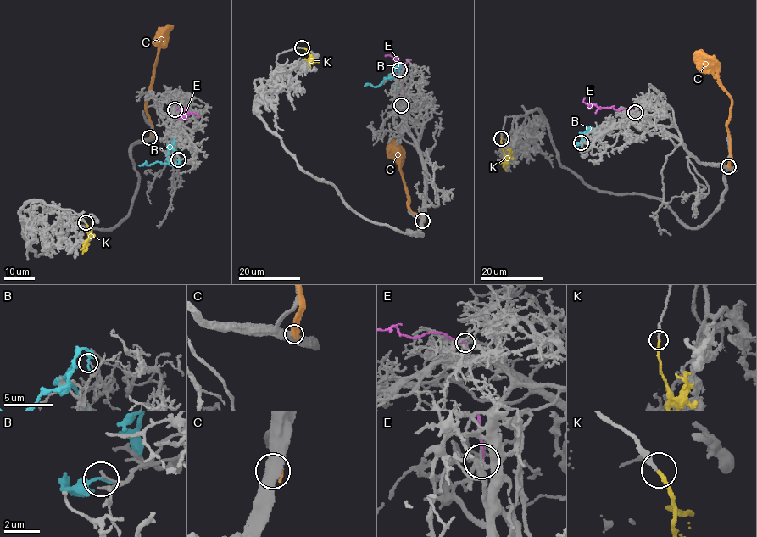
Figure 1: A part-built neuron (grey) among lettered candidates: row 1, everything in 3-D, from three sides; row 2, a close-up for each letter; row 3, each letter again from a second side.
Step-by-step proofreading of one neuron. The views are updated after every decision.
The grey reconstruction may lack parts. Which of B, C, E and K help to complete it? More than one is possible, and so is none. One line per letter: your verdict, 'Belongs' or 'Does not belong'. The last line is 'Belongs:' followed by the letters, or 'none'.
B: Does not belong
C: Does not belong
E: Does not belong
K: Belongs
Belongs: K

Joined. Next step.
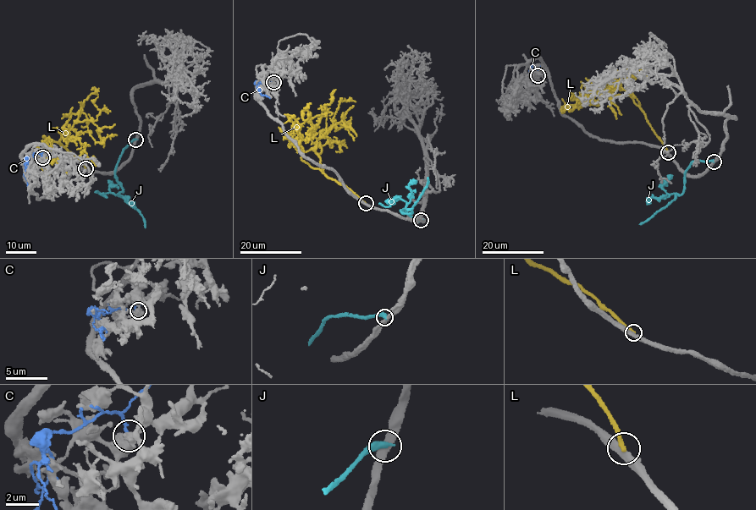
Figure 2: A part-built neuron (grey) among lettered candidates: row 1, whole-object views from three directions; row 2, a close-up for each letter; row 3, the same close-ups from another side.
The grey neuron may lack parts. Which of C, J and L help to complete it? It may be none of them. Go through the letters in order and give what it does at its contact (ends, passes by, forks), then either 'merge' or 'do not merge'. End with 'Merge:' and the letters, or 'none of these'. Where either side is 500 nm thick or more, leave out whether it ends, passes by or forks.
C: do not merge
J: it ends there; do not merge
L: it ends there; do not merge
Merge: none of these

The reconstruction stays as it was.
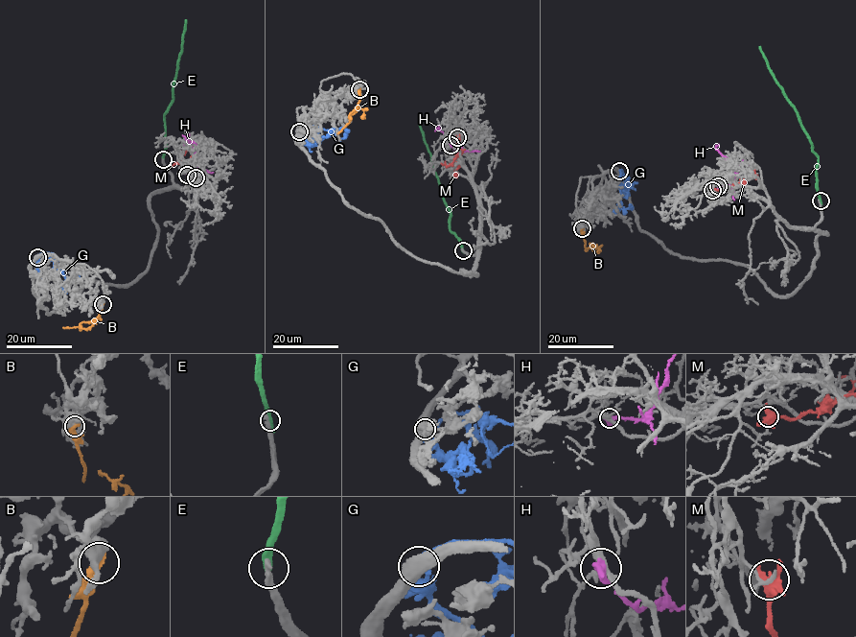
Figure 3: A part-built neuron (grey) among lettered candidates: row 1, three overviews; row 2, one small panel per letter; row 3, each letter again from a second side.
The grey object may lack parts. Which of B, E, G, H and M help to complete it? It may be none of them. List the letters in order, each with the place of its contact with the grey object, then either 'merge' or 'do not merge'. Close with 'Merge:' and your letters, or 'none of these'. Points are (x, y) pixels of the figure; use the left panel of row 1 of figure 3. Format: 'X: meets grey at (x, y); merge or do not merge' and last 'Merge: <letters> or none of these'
B: meets grey at (103, 304); do not merge
E: meets grey at (163, 159); do not merge
G: meets grey at (37, 257); merge
H: meets grey at (187, 175); do not merge
M: meets grey at (196, 177); do not merge
Merge: G

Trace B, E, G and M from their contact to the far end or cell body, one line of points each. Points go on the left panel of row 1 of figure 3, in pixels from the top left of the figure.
B: (103, 304), (94, 324), (80, 328), (80, 323), (97, 319), (92, 326)
E: (162, 160), (164, 115), (173, 100), (185, 20)
G: (37, 257), (51, 252), (62, 274), (69, 279), (78, 274), (70, 274)
M: (195, 177), (193, 147), (185, 147), (184, 153)

